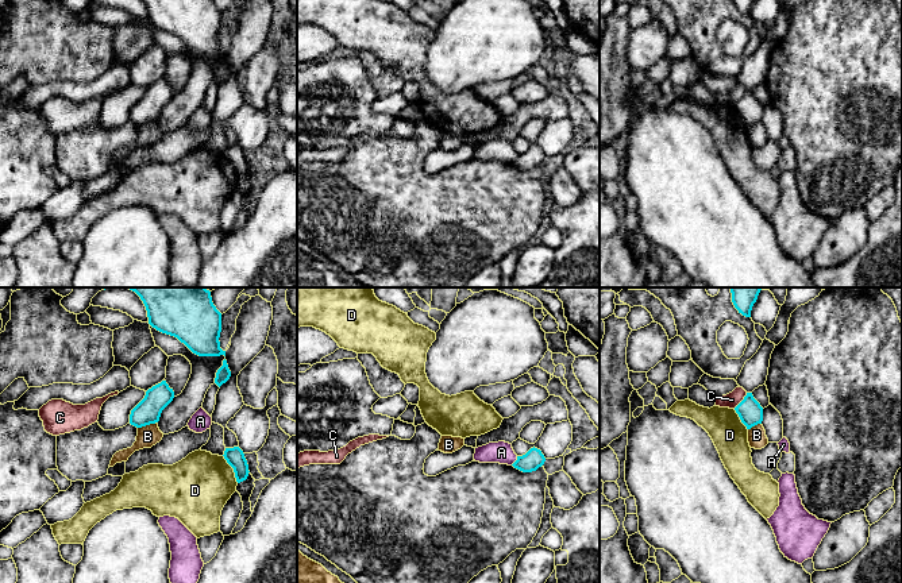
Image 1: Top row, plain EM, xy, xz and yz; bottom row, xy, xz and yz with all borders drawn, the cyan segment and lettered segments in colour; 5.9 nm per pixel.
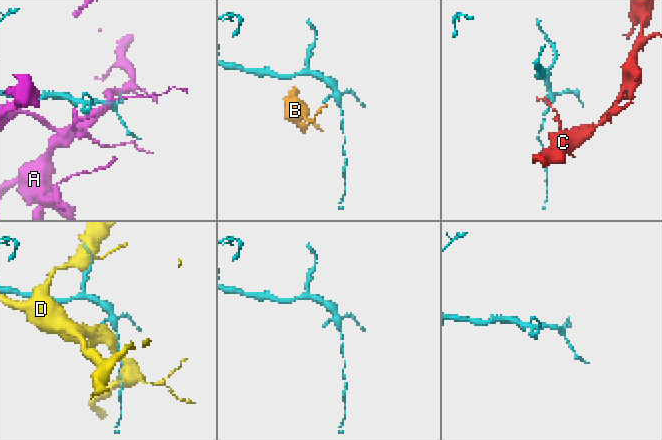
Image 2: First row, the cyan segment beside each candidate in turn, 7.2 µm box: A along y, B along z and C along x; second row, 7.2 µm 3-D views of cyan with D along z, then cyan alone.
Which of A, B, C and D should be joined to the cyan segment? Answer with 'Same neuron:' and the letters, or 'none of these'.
Same neuron: none of these

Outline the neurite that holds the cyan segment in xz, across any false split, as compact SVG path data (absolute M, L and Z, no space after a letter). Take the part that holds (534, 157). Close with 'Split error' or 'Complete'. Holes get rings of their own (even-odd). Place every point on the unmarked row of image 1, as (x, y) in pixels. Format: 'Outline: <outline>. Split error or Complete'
Outline: M533 144L525 152L517 154L512 163L523 170L532 170L541 165L544 159L546 155L541 148Z. Complete

